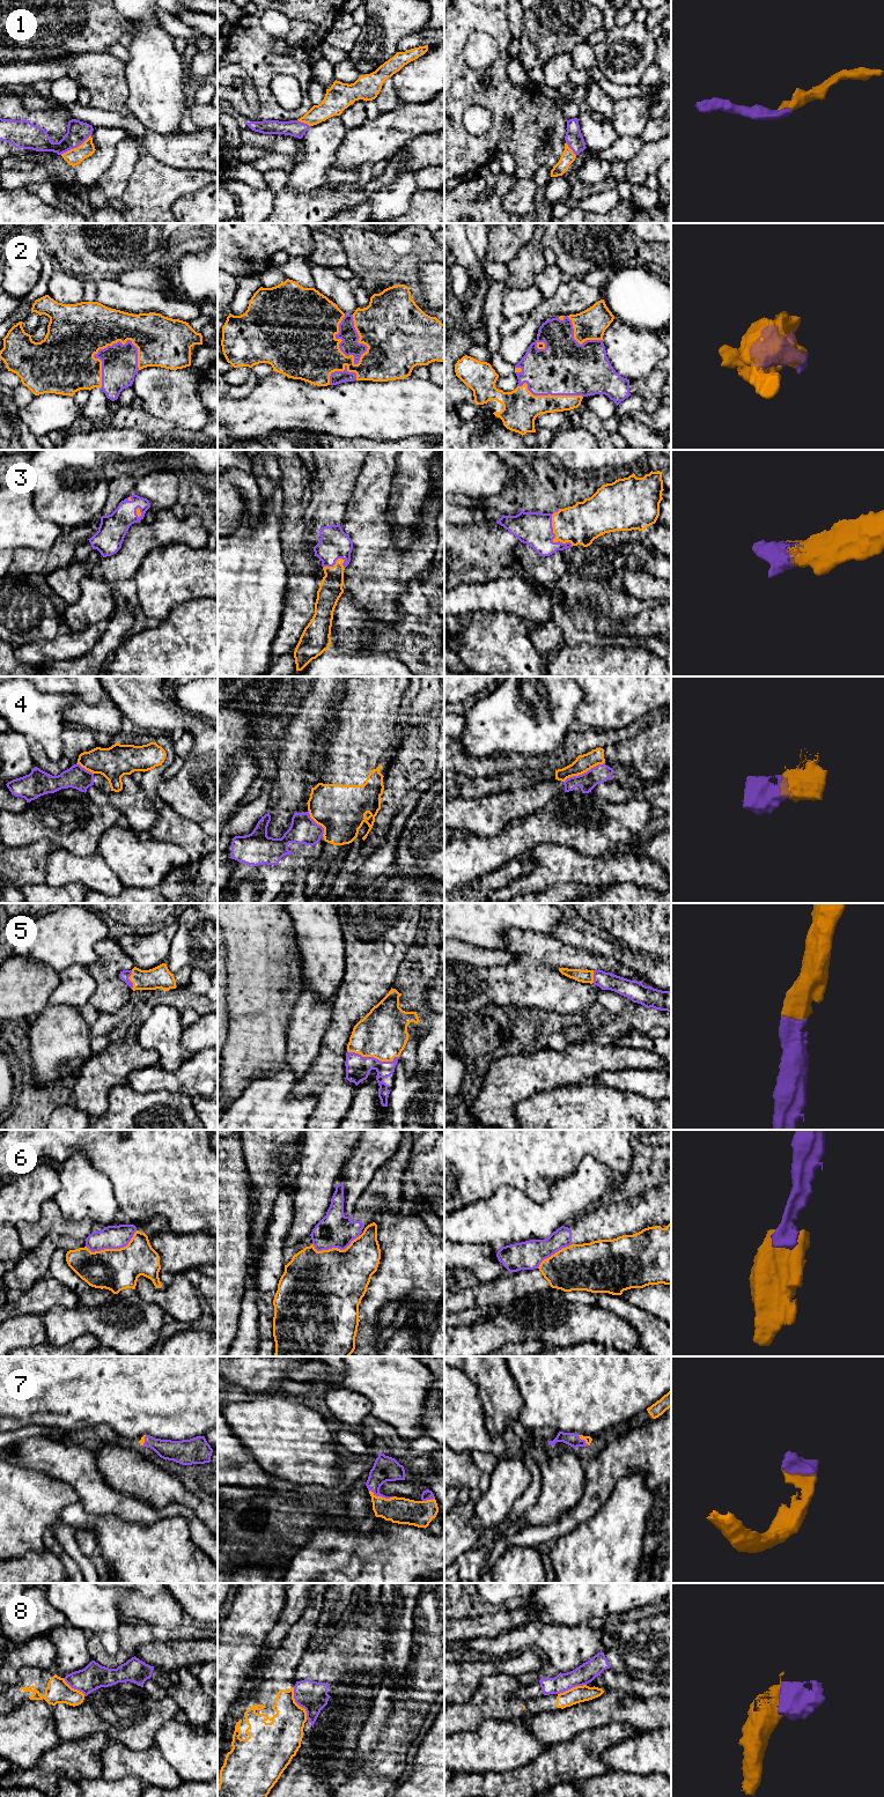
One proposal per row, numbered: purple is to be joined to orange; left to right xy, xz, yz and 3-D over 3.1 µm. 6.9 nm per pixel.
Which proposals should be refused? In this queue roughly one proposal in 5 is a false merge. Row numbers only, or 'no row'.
4, 6, 8

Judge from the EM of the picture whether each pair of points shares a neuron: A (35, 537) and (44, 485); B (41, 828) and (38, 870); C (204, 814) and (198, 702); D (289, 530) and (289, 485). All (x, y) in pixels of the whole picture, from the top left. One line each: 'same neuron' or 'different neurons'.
A: different neurons
B: different neurons
C: different neurons
D: same neuron

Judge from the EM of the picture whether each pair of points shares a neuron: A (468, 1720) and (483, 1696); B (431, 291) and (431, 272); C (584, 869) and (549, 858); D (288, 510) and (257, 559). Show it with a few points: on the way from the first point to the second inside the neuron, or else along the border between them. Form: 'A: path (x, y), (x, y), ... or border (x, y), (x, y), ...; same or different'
A: path (473, 1714), (483, 1702); same
B: path (431, 287), (431, 276); same
C: path (575, 867), (558, 864); same
D: border (282, 505), (286, 520); different

